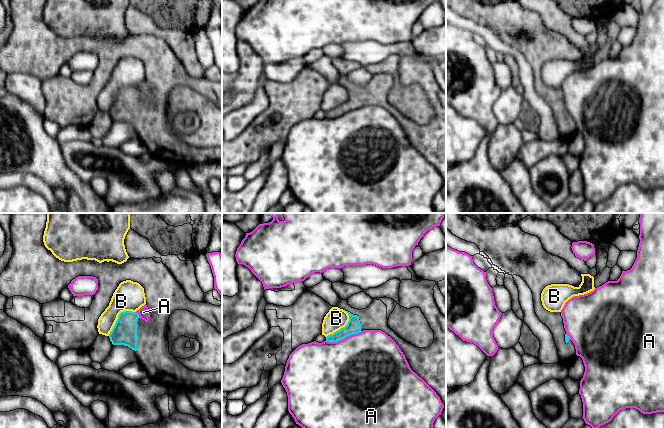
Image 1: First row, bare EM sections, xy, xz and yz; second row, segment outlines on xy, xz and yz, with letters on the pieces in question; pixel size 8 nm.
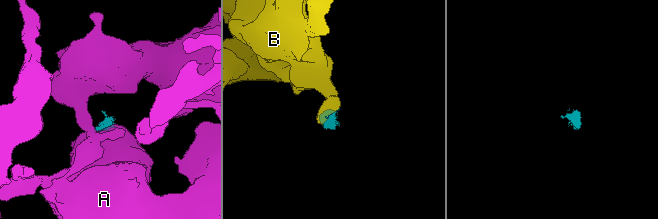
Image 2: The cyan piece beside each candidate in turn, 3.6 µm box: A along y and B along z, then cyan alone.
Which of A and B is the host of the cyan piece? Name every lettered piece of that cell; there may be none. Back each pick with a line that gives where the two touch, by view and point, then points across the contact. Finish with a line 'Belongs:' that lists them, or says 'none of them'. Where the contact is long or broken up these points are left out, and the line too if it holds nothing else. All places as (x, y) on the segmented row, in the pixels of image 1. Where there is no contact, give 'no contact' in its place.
Belongs: none of them

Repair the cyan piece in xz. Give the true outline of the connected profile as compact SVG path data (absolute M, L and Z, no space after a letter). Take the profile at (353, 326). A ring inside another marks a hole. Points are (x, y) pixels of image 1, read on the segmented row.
M401 280L399 289L399 301L395 302L390 298L373 299L371 304L362 310L352 308L347 300L340 299L336 306L331 306L316 294L306 291L297 301L288 307L267 304L265 315L270 325L269 331L257 340L245 354L232 364L222 364L222 391L232 392L240 388L250 388L256 386L264 371L271 371L277 365L285 365L289 355L300 345L316 341L322 334L322 323L324 317L332 307L345 310L349 315L347 325L340 330L326 337L328 342L337 342L345 337L357 334L363 330L381 330L390 336L399 346L413 372L421 377L440 397L444 407L446 407L446 316L444 316L434 299L435 281L422 280L415 282L412 280ZM396 305L410 309L418 307L427 319L434 332L434 341L427 348L418 348L395 333L388 326L388 319Z

